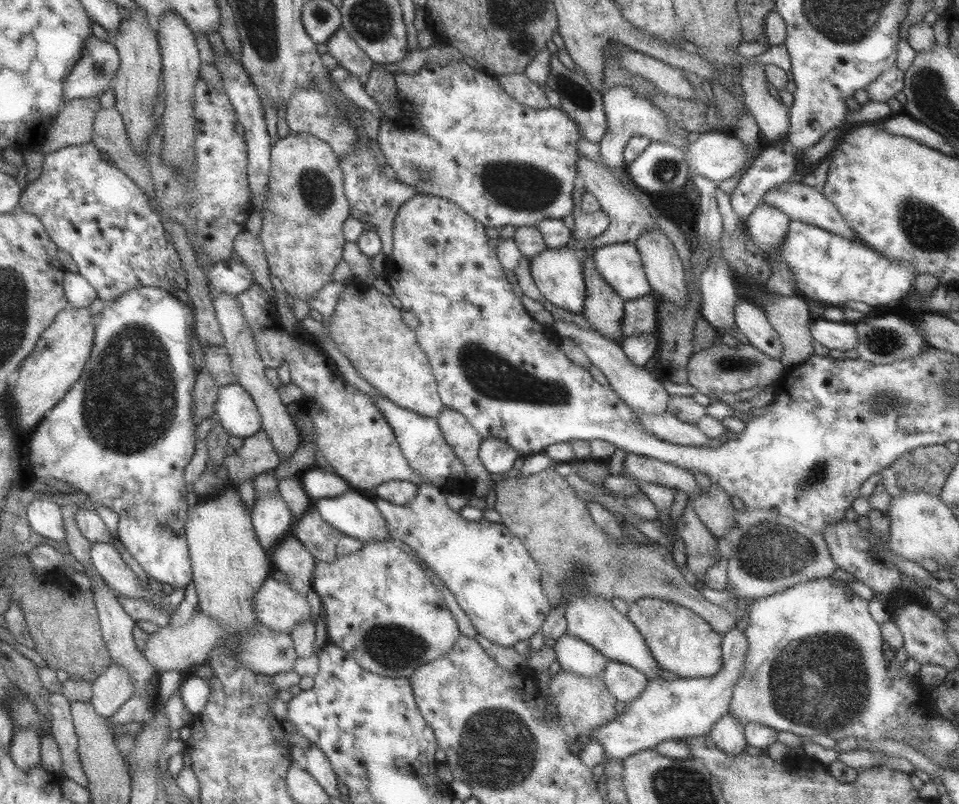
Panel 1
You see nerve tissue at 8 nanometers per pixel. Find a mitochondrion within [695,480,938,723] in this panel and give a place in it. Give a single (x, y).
(769, 550)

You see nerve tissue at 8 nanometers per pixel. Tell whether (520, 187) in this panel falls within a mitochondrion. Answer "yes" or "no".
yes

